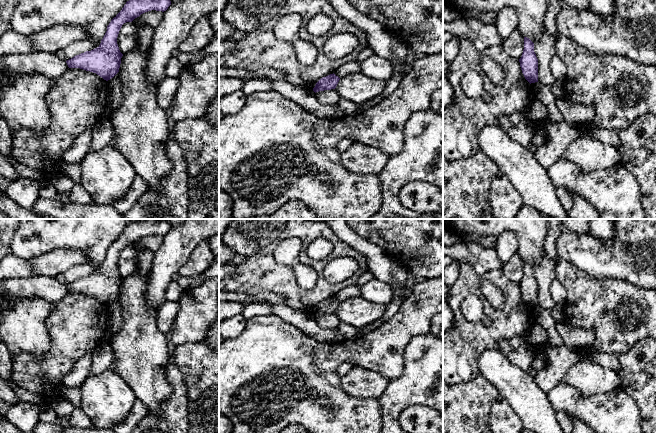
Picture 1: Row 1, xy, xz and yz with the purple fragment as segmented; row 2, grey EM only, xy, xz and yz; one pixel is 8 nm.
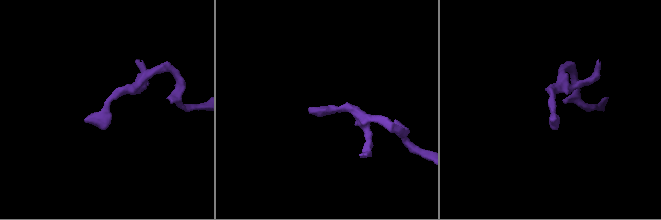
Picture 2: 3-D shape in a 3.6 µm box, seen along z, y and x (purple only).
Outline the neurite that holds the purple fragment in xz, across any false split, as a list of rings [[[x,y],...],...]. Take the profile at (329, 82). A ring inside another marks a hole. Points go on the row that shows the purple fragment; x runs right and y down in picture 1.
[[[334,73],[330,74],[326,77],[321,78],[313,88],[313,91],[319,92],[319,91],[324,91],[324,90],[331,90],[335,89],[340,78],[336,76]]]

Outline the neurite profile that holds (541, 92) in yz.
[[[535,82],[531,83],[529,88],[535,98],[540,100],[545,105],[548,112],[548,119],[556,122],[564,121],[560,111],[557,108],[556,98],[552,94],[549,86]]]

